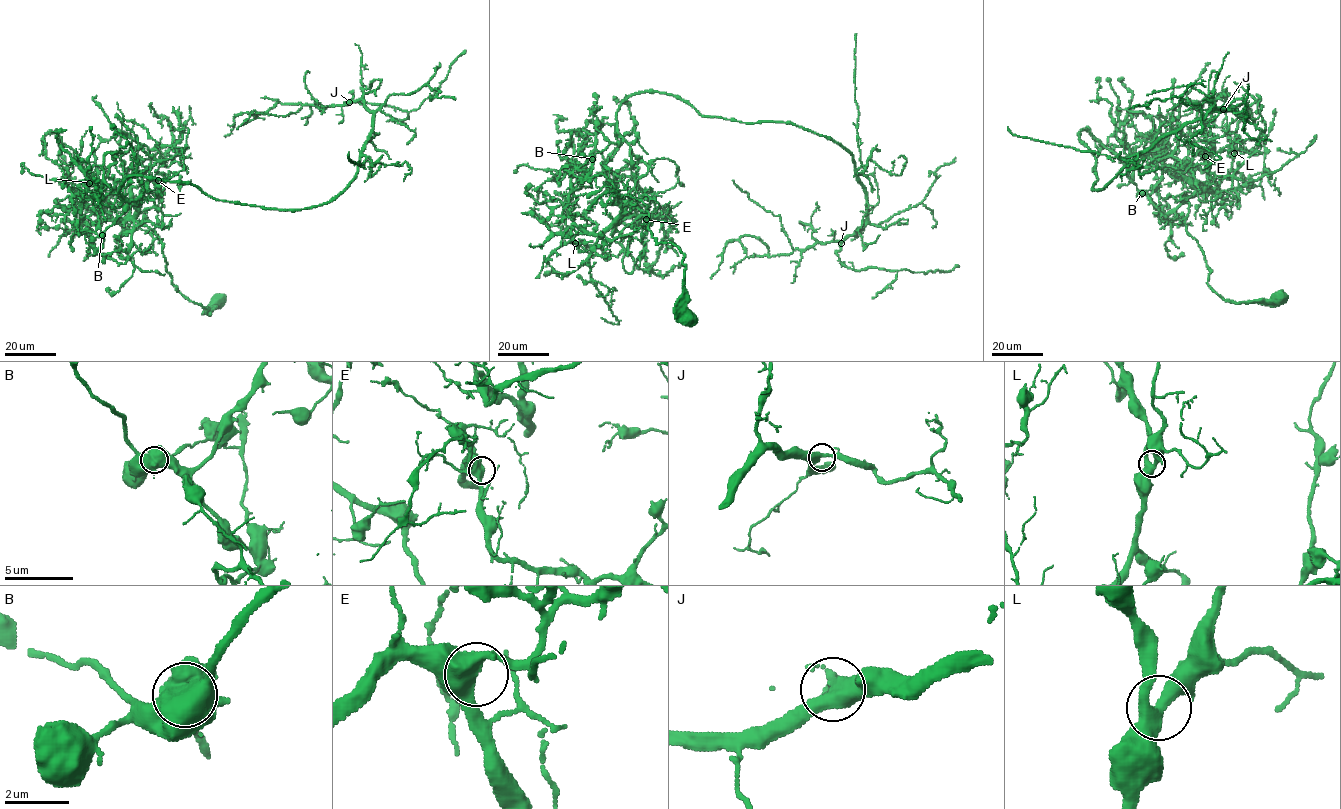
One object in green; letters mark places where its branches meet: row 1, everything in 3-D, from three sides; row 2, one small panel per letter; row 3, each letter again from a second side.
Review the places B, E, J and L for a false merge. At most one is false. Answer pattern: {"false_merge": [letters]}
{"false_merge": ["B"]}

